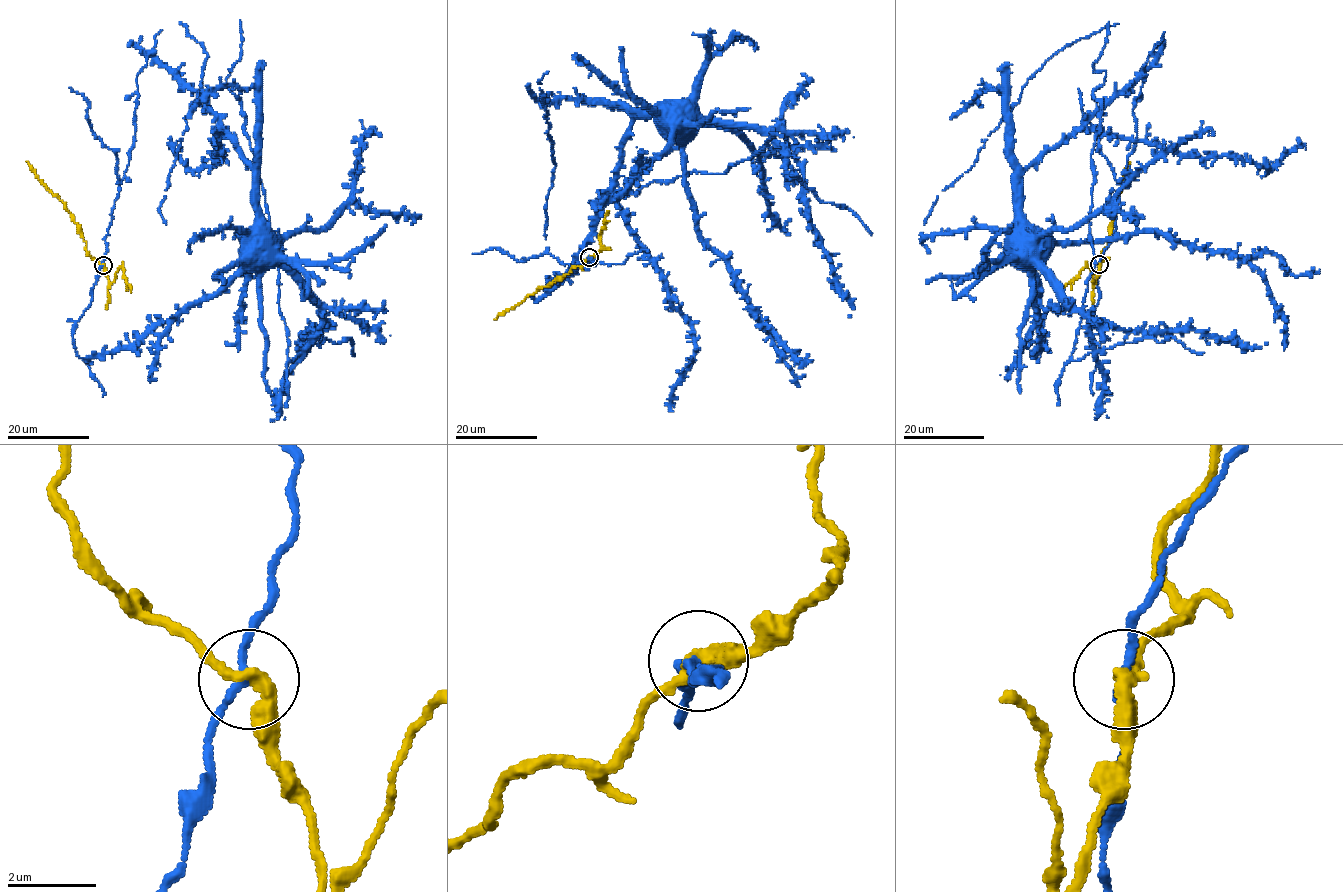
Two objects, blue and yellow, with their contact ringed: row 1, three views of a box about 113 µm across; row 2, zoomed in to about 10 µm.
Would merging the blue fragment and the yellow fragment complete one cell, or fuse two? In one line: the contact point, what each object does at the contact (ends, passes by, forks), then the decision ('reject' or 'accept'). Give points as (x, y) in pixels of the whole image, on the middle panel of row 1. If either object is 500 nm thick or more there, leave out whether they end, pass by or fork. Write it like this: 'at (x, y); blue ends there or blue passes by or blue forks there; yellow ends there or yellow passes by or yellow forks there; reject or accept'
at (589, 257); blue passes by; yellow passes by; reject

